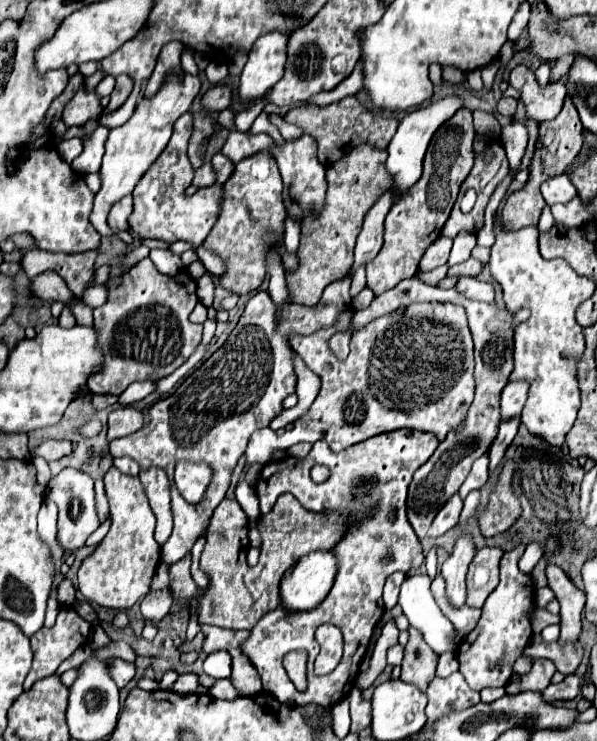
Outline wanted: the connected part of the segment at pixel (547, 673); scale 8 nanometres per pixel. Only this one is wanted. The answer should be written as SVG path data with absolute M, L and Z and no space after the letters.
M534 659L534 667L530 673L526 673L520 683L508 683L506 685L506 693L520 693L526 689L532 691L544 691L550 685L552 675L556 673L554 661L550 659Z

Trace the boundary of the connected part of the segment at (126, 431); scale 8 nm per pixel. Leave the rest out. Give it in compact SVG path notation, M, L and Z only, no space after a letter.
M120 407L108 415L108 441L126 437L142 427L142 413L134 407Z

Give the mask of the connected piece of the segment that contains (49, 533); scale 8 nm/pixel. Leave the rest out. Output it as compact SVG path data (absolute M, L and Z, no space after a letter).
M46 499L38 513L38 535L50 547L52 563L58 563L64 557L64 551L62 551L62 547L58 547L58 537L56 537L56 533L58 533L56 531L56 515L58 515L56 503Z

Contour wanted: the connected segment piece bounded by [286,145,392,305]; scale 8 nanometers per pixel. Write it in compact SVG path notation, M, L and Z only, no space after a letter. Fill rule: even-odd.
M360 145L358 149L350 151L342 161L332 163L326 171L328 179L328 193L326 205L318 219L312 219L304 225L298 255L298 267L286 273L286 285L292 303L314 305L318 303L324 287L334 279L340 279L348 273L352 265L352 251L356 237L362 229L362 221L366 211L390 189L390 175L384 167L386 151L374 149L372 145Z

